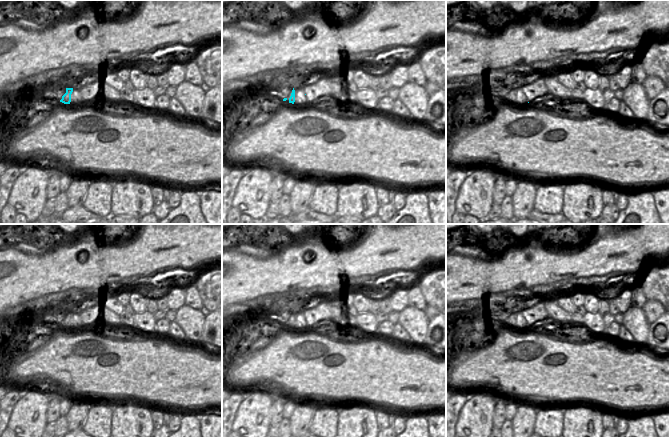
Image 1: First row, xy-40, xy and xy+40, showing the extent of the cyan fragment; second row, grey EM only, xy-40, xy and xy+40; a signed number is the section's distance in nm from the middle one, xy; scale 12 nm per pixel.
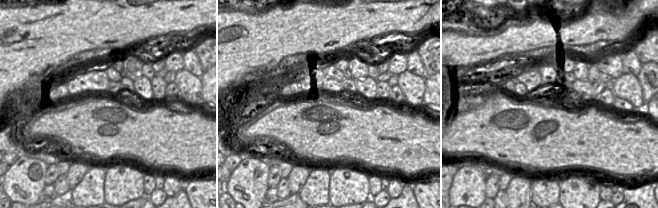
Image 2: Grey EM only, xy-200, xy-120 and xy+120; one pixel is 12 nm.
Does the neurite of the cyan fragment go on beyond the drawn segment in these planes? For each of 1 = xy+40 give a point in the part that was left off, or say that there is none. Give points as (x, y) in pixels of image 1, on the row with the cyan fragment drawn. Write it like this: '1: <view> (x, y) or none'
1: none

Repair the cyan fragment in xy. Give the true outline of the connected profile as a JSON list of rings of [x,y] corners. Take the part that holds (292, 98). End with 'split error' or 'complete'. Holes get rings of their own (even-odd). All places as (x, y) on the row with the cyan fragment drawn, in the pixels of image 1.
[[[294,87],[289,98],[289,103],[294,105],[305,105],[308,103],[305,92],[299,91],[297,87]]]; split error

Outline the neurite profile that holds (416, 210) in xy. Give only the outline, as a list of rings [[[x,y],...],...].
[[[427,191],[406,192],[405,206],[385,224],[433,224]]]

